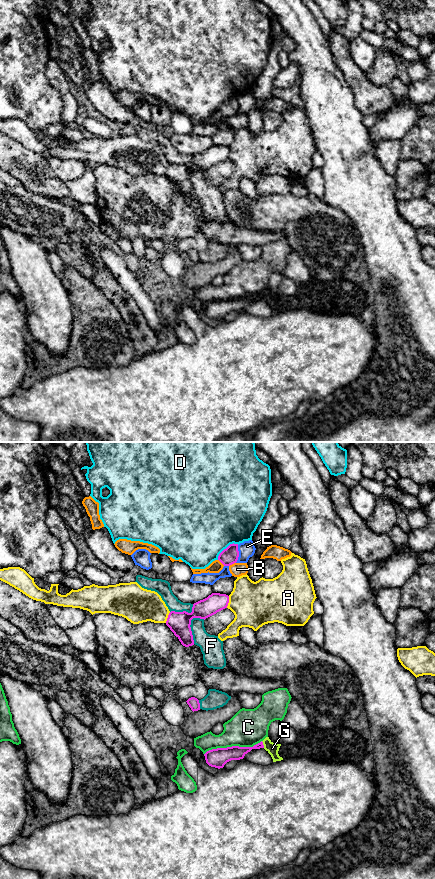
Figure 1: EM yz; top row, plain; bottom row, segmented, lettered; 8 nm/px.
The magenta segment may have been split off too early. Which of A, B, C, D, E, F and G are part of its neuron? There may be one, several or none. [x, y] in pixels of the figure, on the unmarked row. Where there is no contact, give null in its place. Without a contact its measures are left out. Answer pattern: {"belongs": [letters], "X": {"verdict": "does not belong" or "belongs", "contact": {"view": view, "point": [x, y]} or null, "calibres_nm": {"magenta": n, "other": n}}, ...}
{"belongs": [], "A": {"verdict": "does not belong", "contact": {"view": "yz", "point": [228, 154]}, "calibres_nm": {"magenta": 150, "other": 360}}, "B": {"verdict": "does not belong", "contact": {"view": "yz", "point": [232, 115]}, "calibres_nm": {"magenta": 140, "other": 110}}, "C": {"verdict": "does not belong", "contact": {"view": "yz", "point": [232, 298]}, "calibres_nm": {"magenta": 150, "other": 300}}, "D": {"verdict": "does not belong", "contact": {"view": "yz", "point": [227, 99]}, "calibres_nm": {"magenta": 140, "other": 500}}, "E": {"verdict": "does not belong", "contact": {"view": "yz", "point": [238, 106]}, "calibres_nm": {"magenta": 140, "other": 130}}, "F": {"verdict": "does not belong", "contact": {"view": "yz", "point": [189, 178]}, "calibres_nm": {"magenta": 180, "other": 180}}, "G": {"verdict": "does not belong", "contact": {"view": "yz", "point": [262, 296]}, "calibres_nm": {"magenta": 110, "other": 90}}}

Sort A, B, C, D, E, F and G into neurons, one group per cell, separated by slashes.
A / B / C / D / E / F / G

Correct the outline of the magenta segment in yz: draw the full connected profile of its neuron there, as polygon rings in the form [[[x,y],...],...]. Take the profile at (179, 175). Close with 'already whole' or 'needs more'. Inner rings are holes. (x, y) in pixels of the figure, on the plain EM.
[[[212,145],[207,150],[193,156],[192,164],[188,165],[171,163],[168,167],[166,177],[185,199],[194,197],[191,183],[191,172],[193,170],[206,171],[217,164],[227,160],[229,148],[226,146]]]; already whole

